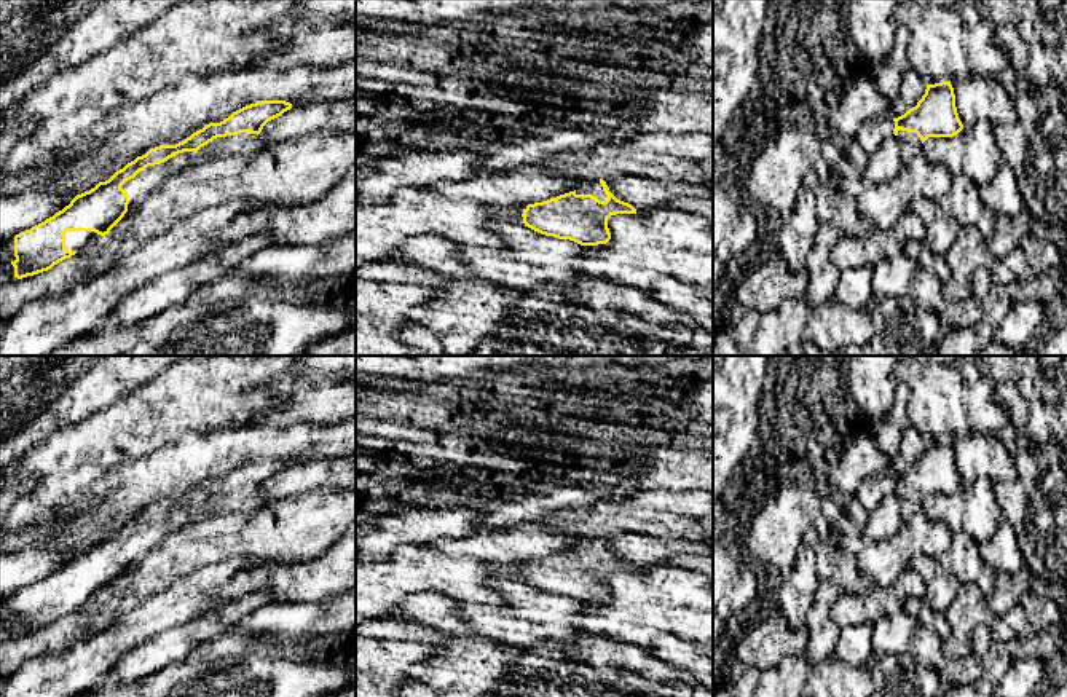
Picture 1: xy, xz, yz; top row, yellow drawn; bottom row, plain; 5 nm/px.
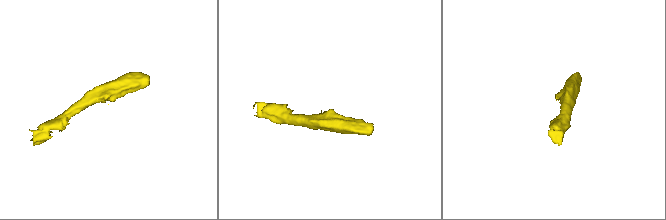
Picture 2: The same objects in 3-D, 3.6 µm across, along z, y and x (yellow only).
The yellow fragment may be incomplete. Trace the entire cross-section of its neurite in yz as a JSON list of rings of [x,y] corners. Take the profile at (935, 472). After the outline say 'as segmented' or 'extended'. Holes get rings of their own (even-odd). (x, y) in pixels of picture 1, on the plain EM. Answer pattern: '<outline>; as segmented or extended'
[[[951,439],[927,442],[917,463],[893,478],[904,522],[922,510],[928,494],[954,494],[963,486]]]; extended

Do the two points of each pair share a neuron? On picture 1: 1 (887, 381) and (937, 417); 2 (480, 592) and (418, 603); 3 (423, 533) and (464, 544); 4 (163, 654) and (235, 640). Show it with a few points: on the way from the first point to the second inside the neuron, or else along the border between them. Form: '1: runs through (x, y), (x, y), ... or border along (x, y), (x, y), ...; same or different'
1: border along (893, 372), (897, 381); different
2: border along (415, 592), (440, 592), (456, 600); different
3: border along (482, 530), (461, 538), (437, 538), (426, 544); different
4: border along (228, 630), (222, 637); different

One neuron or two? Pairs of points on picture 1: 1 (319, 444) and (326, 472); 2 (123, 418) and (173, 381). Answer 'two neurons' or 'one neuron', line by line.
1: two neurons
2: one neuron

